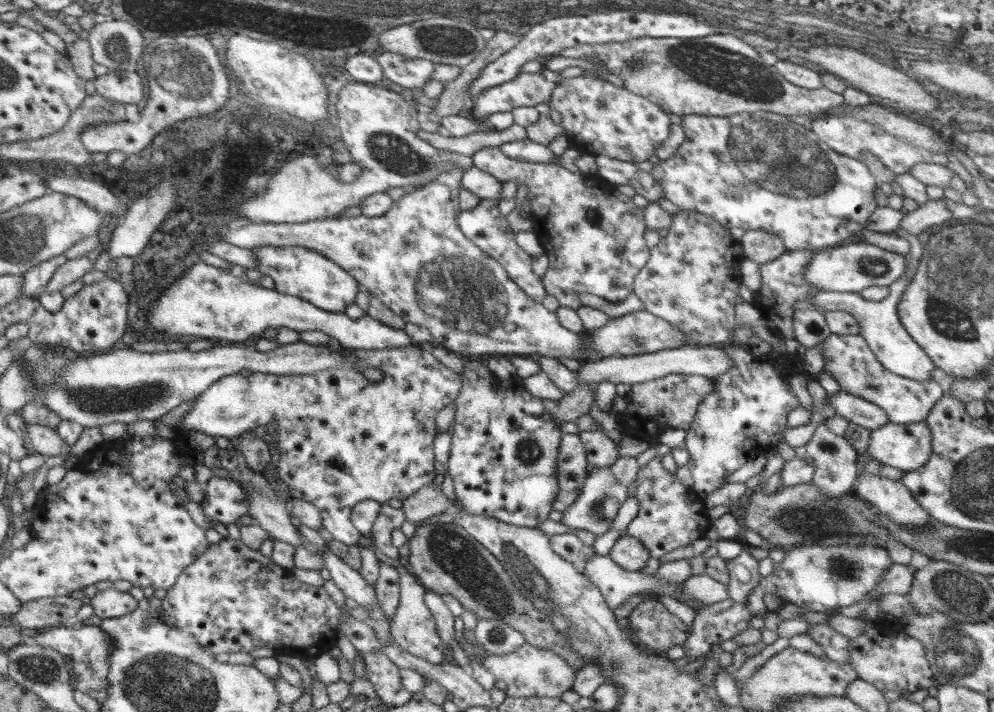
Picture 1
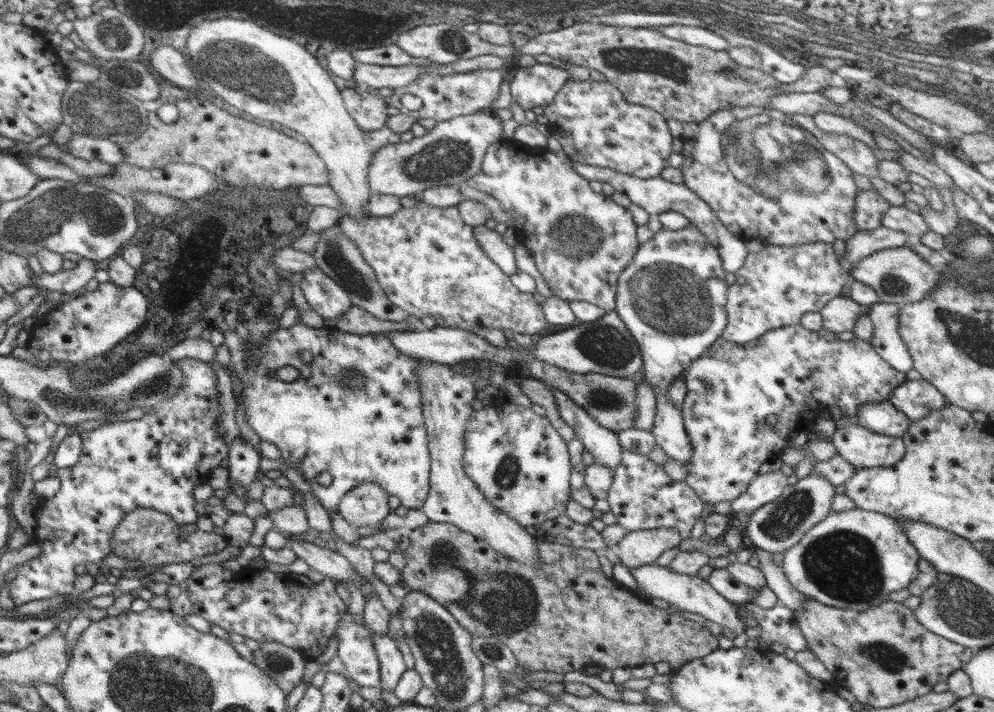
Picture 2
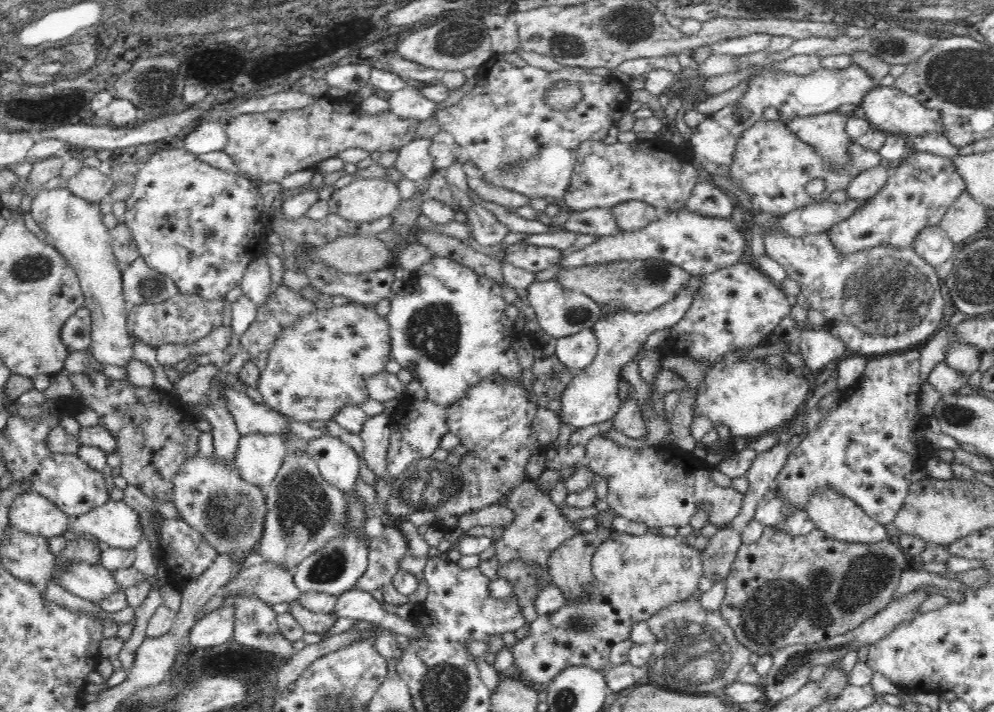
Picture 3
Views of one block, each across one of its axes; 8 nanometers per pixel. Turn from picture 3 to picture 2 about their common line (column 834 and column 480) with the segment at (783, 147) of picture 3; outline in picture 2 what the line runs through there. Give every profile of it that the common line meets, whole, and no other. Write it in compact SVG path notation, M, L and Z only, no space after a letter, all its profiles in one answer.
M501 139L488 147L481 171L466 183L497 198L503 209L514 218L511 228L516 230L518 241L530 251L537 270L543 273L542 278L554 296L566 302L582 300L596 304L606 313L614 311L618 278L640 246L637 226L626 207L618 205L610 195L592 190L588 185L590 181L573 169L563 150L551 151L548 147L529 147L514 139Z

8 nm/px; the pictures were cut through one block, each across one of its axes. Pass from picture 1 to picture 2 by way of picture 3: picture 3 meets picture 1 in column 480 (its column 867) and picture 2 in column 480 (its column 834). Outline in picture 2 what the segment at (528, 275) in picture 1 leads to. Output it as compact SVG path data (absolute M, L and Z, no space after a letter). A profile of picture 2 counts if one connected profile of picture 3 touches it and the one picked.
M486 226L474 227L474 239L478 241L478 245L482 247L484 254L494 264L510 278L518 271L514 250L504 240L502 236L495 230L489 230Z

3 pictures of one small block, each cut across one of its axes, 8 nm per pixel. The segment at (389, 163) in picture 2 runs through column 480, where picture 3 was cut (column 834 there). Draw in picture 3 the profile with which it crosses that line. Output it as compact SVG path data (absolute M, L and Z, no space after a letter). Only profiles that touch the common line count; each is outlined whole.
M838 111L796 117L787 122L787 127L800 140L812 145L816 153L828 159L834 171L851 167L849 146L854 142L846 132L848 116Z

